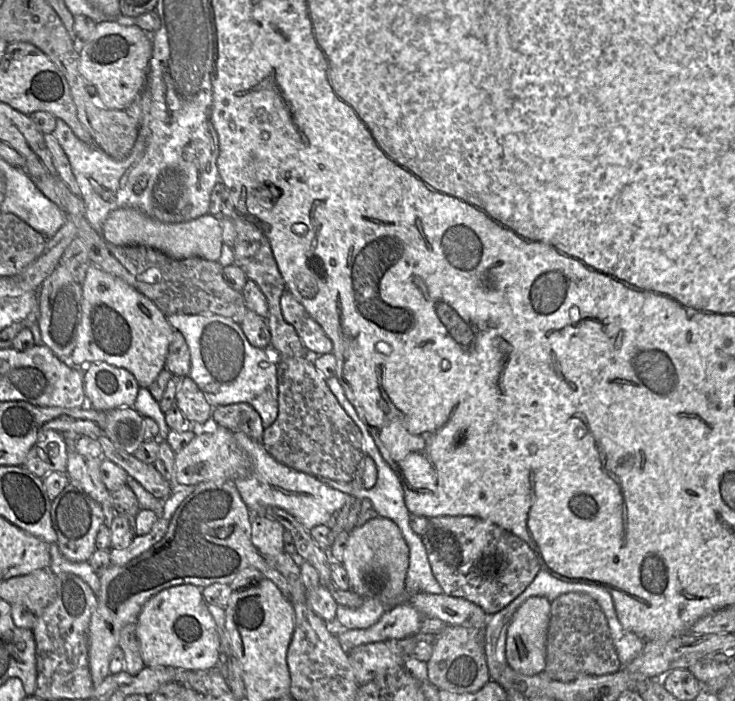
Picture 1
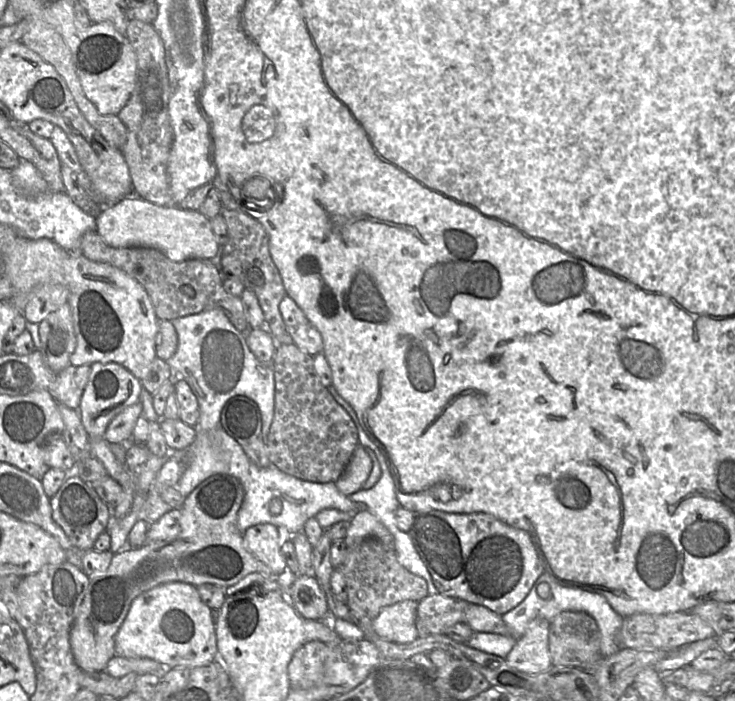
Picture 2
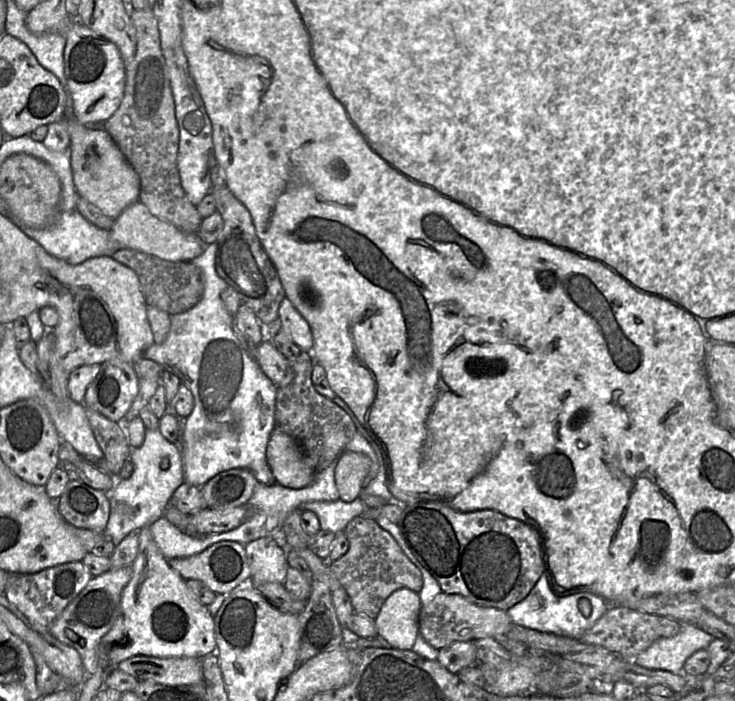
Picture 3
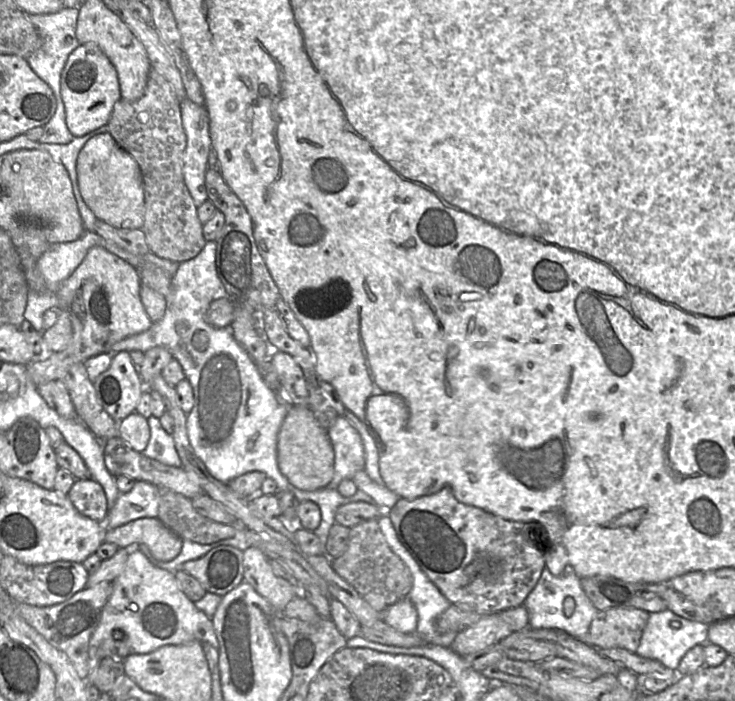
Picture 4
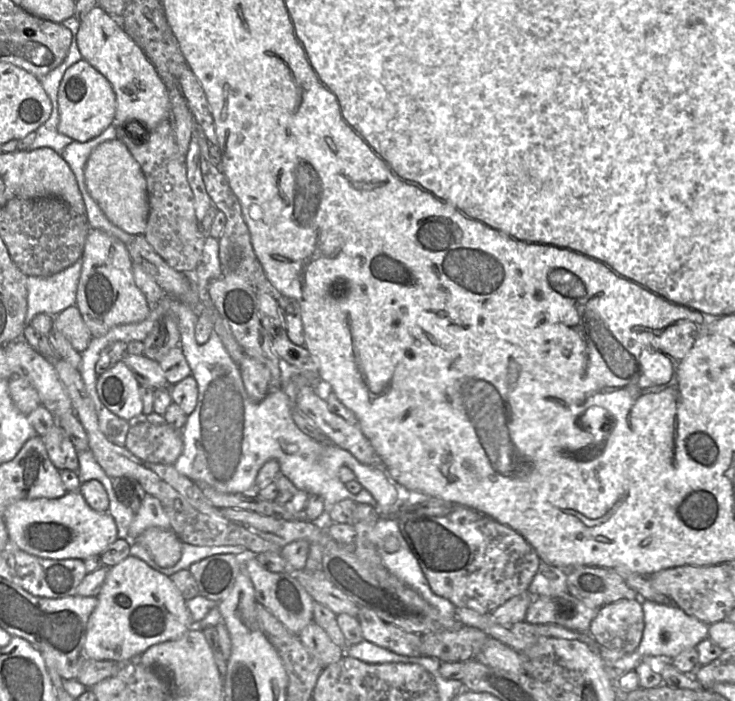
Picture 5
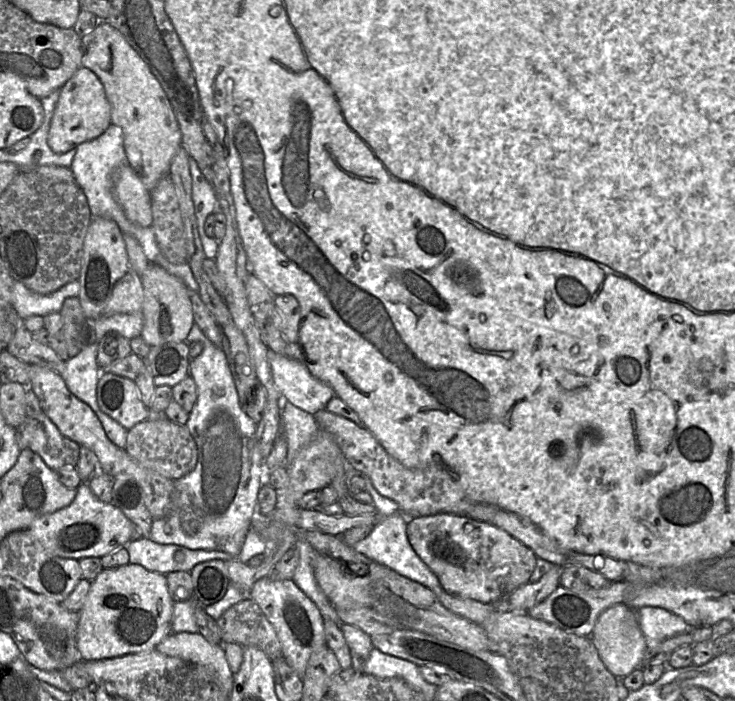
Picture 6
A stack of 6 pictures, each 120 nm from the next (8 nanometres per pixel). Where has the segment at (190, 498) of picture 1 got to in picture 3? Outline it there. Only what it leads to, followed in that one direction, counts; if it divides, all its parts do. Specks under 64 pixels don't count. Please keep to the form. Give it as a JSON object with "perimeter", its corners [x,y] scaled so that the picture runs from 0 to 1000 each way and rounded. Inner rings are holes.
{"perimeter":[[[318,668],[299,673],[272,695],[279,722],[306,728],[333,720],[351,686],[337,669]],[[321,772],[291,775],[269,790],[231,797],[229,805],[252,827],[271,827],[294,847],[312,847],[320,837],[332,836],[340,830],[341,816],[332,777]],[[178,807],[150,812],[125,823],[67,894],[71,907],[107,932],[117,963],[127,963],[132,954],[133,922],[165,874],[166,845],[178,823]]]}

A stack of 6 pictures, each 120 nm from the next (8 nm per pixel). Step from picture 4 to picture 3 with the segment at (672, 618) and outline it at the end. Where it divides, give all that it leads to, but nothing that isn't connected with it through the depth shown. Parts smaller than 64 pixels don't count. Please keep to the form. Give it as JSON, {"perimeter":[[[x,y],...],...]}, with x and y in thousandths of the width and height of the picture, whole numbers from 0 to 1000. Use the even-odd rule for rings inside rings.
{"perimeter":[[[925,887],[925,899],[918,907],[894,912],[864,937],[864,944],[880,954],[925,961],[932,943],[947,929],[962,926],[970,912],[947,892]]]}

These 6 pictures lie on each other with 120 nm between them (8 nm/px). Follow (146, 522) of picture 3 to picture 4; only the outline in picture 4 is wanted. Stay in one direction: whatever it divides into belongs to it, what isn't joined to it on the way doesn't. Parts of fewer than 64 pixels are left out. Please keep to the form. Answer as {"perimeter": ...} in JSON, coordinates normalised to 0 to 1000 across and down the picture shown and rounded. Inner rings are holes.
{"perimeter":[[[208,592],[200,598],[204,625],[193,648],[220,662],[248,666],[248,659],[238,638],[235,621],[229,619],[219,608],[216,596]],[[185,686],[181,696],[163,703],[147,733],[146,755],[156,755],[190,739],[215,739],[219,696]]]}

